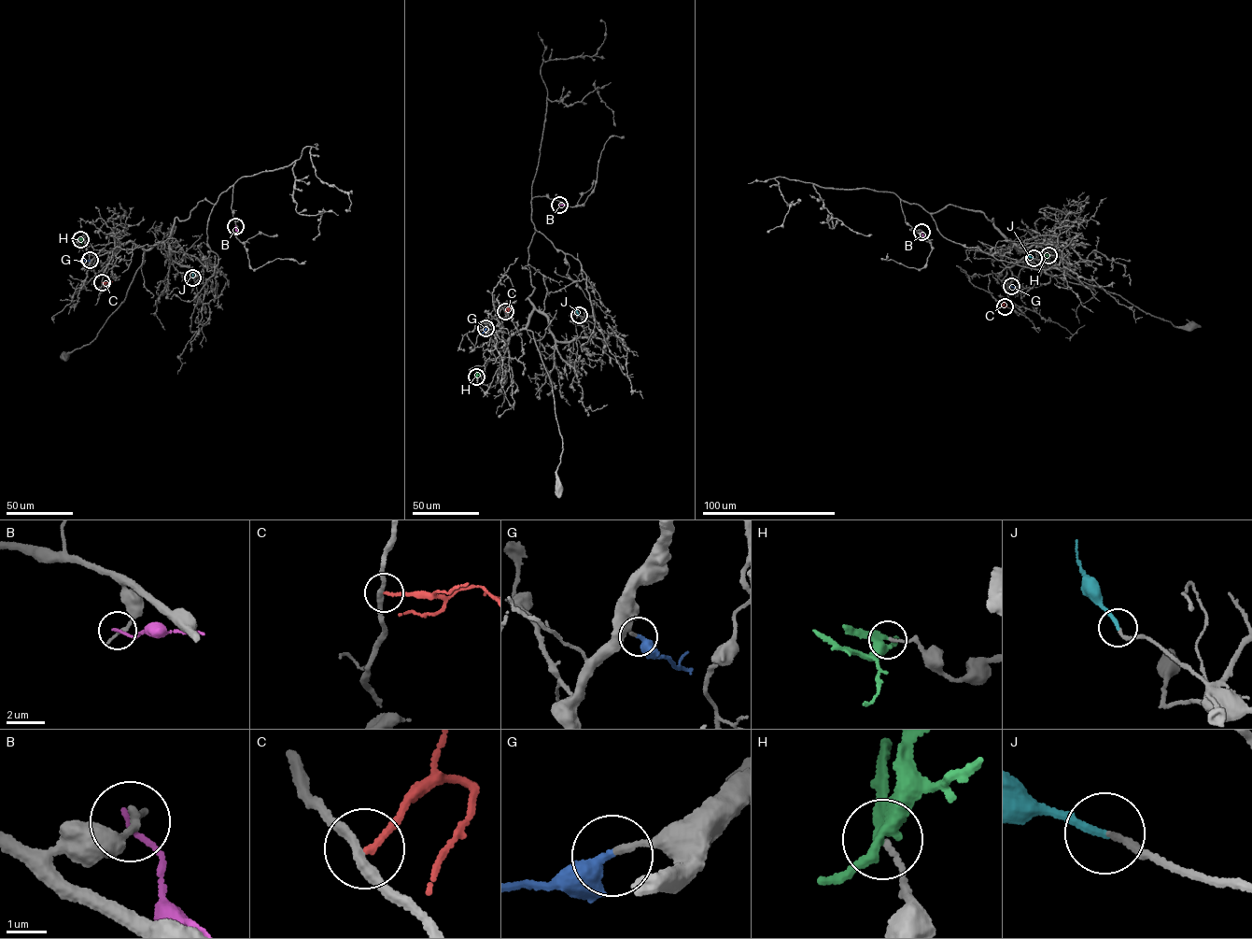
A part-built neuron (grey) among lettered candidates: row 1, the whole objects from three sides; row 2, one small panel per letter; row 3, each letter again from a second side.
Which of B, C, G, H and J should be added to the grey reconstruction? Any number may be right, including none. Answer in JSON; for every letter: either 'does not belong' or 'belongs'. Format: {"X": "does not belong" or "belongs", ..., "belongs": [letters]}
{"B": "does not belong", "C": "does not belong", "G": "belongs", "H": "does not belong", "J": "belongs", "belongs": ["G", "J"]}

